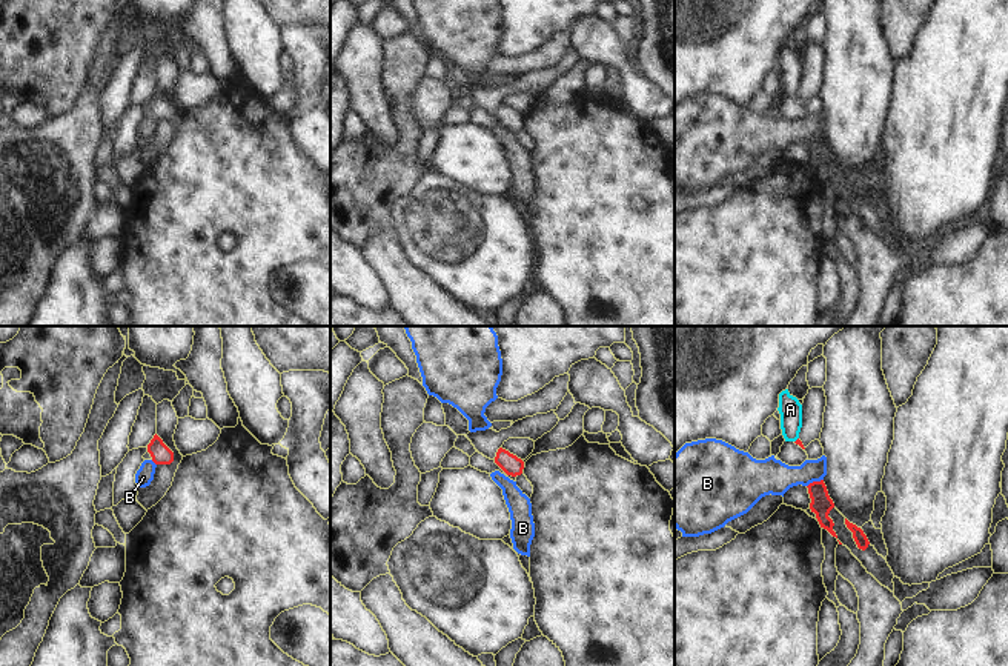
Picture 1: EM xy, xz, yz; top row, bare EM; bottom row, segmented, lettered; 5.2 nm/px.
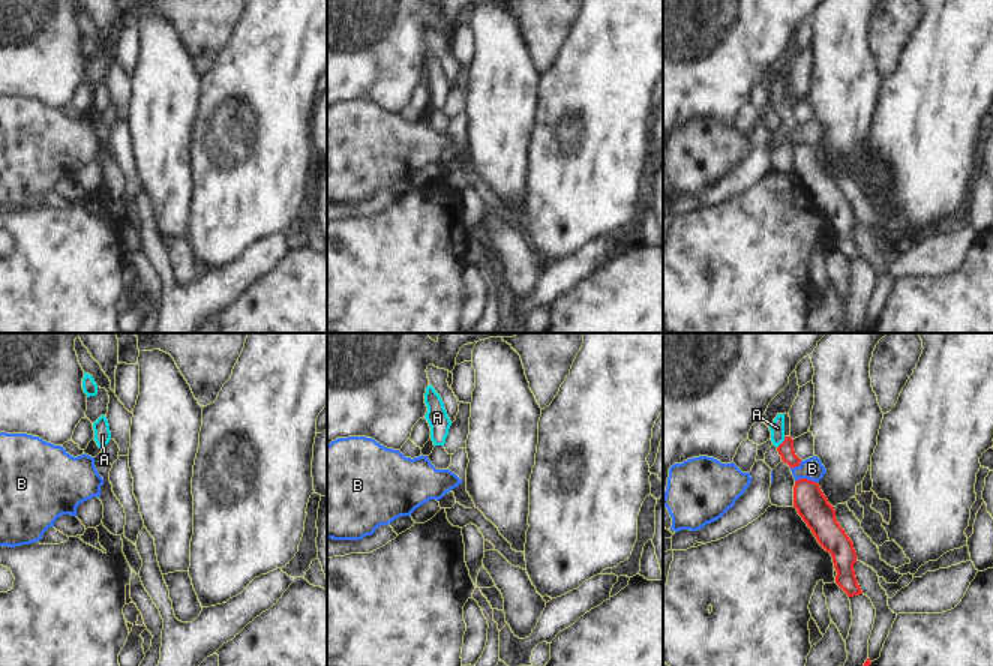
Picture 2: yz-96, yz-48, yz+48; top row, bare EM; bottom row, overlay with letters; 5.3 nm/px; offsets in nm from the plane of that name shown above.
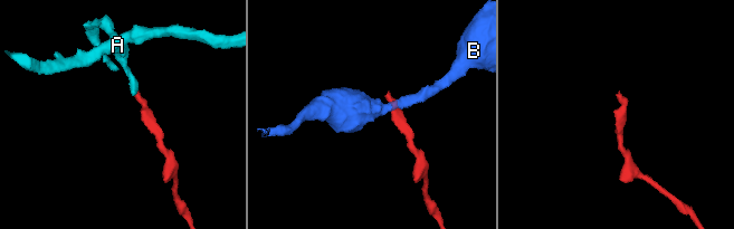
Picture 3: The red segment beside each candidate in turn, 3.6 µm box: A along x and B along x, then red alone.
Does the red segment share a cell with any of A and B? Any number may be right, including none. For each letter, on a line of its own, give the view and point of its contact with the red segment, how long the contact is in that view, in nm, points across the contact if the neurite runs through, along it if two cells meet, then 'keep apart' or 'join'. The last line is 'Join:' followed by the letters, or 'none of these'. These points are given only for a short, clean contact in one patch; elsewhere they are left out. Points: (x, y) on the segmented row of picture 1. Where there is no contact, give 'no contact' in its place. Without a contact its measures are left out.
A: contact yz (796, 440); length 40 nm; way yz (798, 442), (796, 440), (790, 432), (790, 409); join
B: contact yz (815, 482); length 100 nm; border yz (822, 479), (813, 480), (807, 486); keep apart
Join: A

